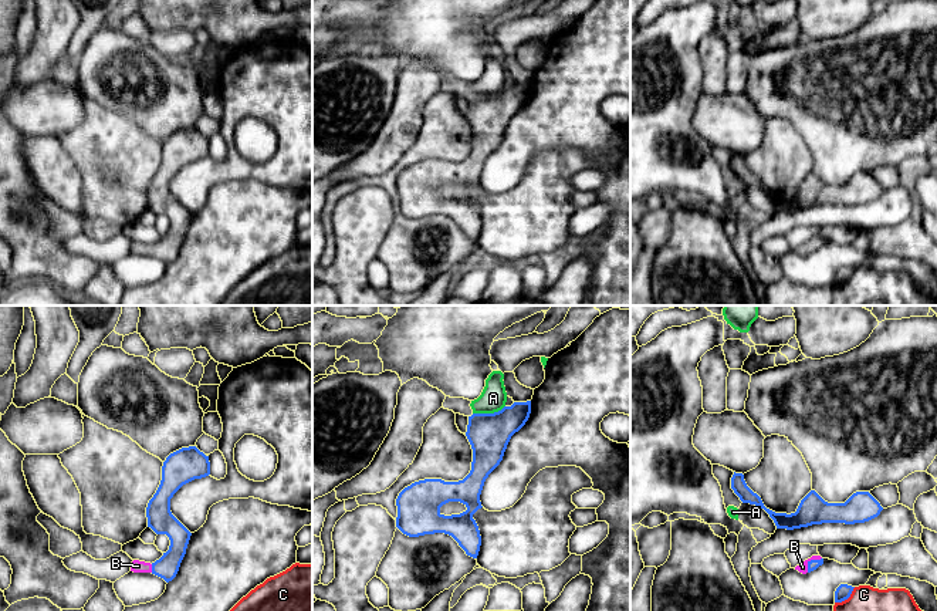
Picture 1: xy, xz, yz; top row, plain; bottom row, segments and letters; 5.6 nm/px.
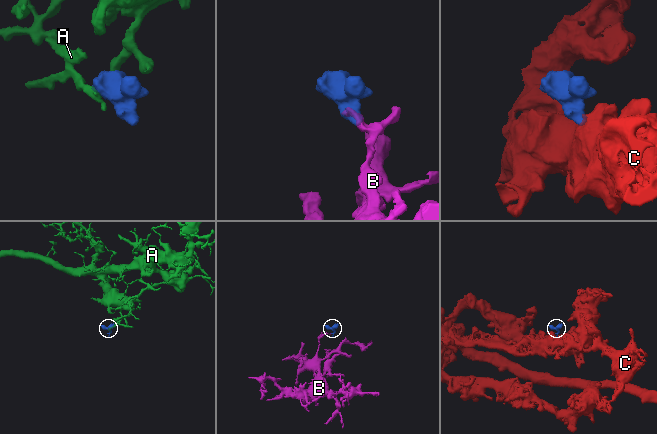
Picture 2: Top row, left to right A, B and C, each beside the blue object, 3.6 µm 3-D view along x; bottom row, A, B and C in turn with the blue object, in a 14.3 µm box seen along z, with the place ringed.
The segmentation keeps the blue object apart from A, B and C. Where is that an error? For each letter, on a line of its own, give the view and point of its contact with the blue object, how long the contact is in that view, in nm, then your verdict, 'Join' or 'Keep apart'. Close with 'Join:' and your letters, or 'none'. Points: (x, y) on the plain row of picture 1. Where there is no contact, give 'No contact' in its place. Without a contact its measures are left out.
A: Touches blue at xz (489, 95). Shared border 190 nm. Keep apart
B: Touches blue at yz (809, 243). Shared border 120 nm. Join
C: Touches blue at yz (846, 280). Shared border 150 nm. Keep apart
Join: B

